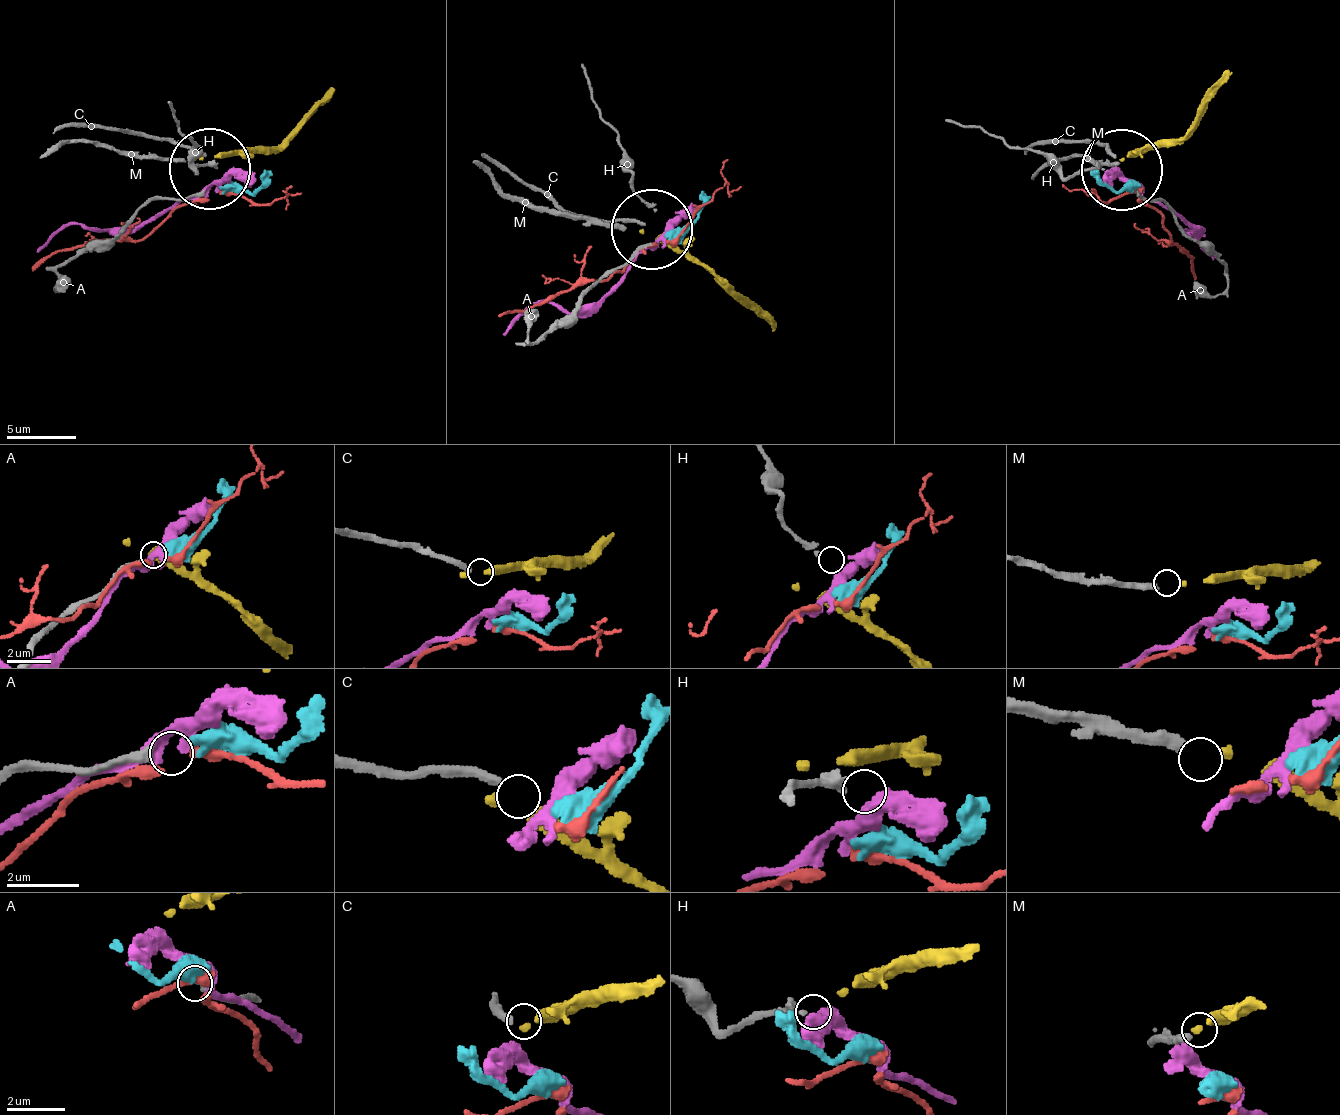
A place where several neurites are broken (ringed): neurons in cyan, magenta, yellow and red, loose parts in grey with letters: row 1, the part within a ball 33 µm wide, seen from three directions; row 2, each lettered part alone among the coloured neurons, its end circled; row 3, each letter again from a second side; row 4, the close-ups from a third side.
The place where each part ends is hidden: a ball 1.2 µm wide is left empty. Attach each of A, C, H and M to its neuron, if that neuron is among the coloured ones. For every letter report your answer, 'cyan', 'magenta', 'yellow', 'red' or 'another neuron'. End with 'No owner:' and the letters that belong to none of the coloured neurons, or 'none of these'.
A: cyan
C: another neuron
H: magenta
M: yellow
No owner: C

